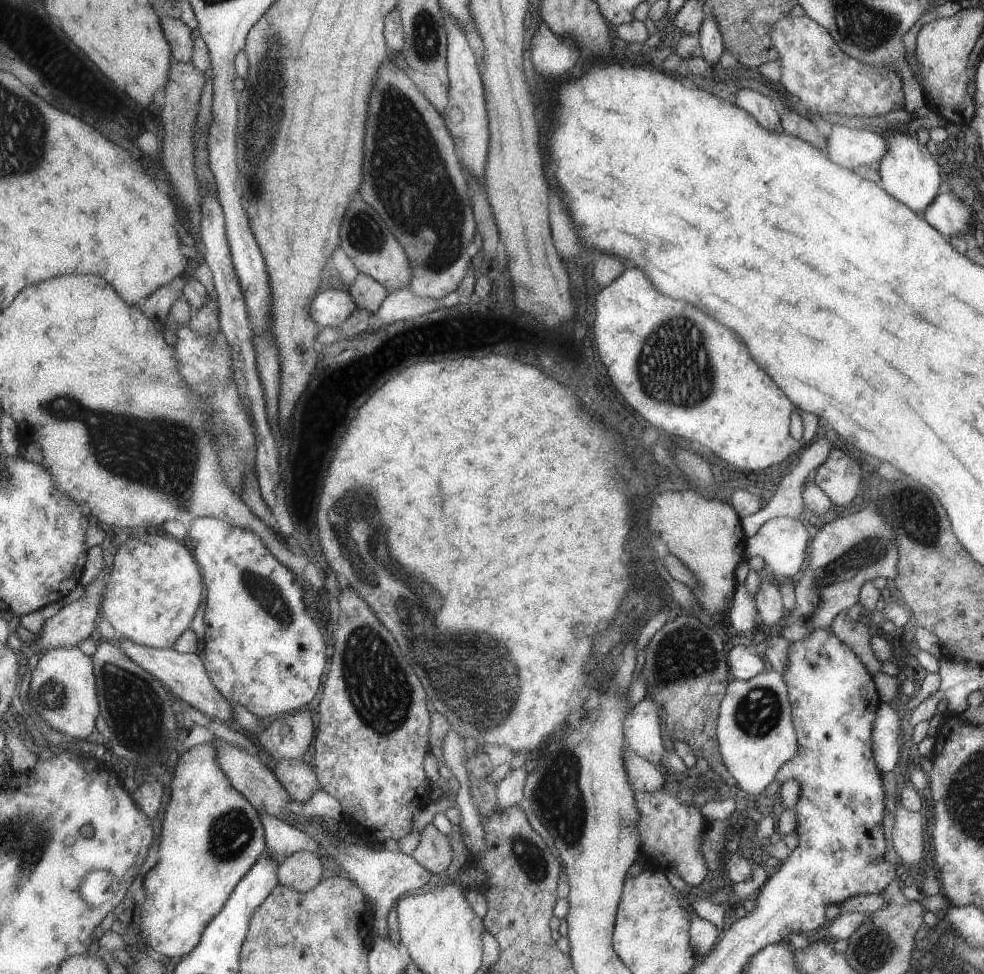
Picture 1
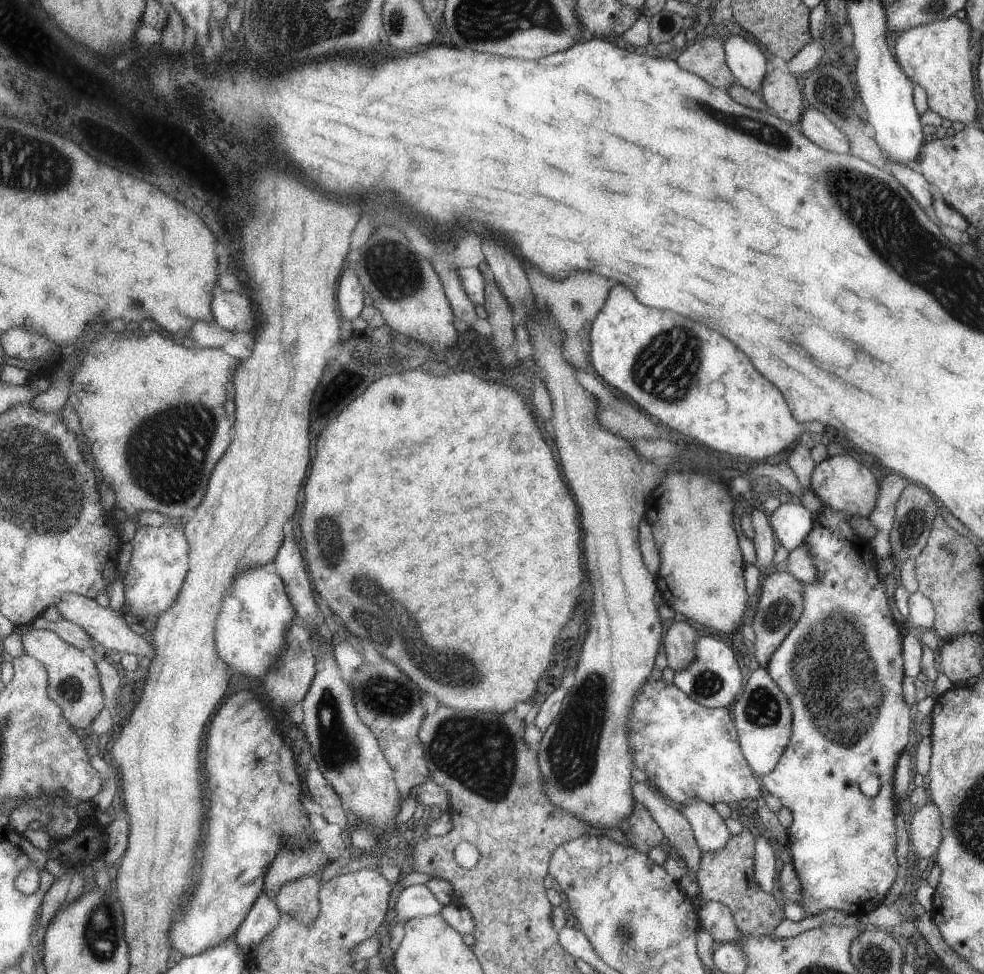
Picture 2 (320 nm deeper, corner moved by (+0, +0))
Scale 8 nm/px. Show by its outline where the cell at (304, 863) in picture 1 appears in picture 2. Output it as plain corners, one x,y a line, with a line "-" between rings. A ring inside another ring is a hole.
303,877
285,884
276,897
276,904
282,914
297,915
307,923
315,922
321,913
320,891
319,879

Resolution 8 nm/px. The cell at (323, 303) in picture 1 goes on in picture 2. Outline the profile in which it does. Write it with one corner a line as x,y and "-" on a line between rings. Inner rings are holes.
345,270
341,274
341,282
338,283
337,302
340,318
351,320
361,312
361,308
363,308
363,290
353,270

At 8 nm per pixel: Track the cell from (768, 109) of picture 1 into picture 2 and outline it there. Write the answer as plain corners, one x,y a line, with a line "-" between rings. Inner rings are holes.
743,36
724,39
723,49
726,66
738,84
749,92
759,92
768,55

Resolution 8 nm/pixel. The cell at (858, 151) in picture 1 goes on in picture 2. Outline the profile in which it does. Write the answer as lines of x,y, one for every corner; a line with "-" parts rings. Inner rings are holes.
812,108
806,109
805,115
801,116
799,128
808,140
821,149
849,155
849,138
837,126
828,122
821,112

